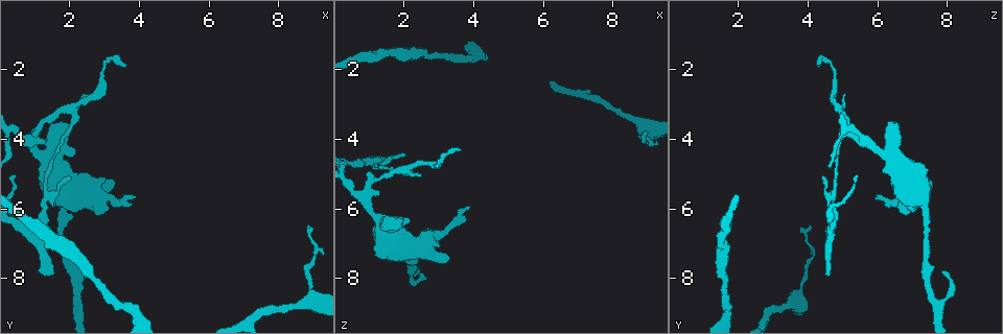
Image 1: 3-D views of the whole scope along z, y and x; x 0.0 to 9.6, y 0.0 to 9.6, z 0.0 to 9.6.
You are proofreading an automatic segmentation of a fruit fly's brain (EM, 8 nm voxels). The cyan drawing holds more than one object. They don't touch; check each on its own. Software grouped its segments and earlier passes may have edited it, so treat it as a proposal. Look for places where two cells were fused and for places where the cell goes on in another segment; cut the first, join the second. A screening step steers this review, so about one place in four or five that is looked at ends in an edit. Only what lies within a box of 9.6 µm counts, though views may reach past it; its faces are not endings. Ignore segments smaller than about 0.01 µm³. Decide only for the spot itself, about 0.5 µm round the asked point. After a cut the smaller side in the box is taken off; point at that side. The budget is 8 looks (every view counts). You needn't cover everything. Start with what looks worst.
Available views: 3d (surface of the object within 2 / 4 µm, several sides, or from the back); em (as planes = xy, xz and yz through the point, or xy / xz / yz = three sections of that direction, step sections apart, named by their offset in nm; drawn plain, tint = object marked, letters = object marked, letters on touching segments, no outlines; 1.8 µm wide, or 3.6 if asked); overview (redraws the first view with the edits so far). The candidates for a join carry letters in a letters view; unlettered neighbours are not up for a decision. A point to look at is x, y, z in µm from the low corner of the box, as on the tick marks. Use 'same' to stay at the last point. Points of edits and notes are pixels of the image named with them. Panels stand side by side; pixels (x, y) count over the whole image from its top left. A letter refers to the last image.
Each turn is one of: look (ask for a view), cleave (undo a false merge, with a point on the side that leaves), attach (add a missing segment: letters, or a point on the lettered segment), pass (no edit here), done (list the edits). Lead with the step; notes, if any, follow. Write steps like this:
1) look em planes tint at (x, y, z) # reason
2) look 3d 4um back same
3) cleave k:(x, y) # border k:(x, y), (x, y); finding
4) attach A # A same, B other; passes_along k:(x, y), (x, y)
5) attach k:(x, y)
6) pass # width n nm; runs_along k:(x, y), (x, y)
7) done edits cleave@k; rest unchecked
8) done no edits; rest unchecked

look 3d 4um at (2.50, 7.80, 7.85) # free end

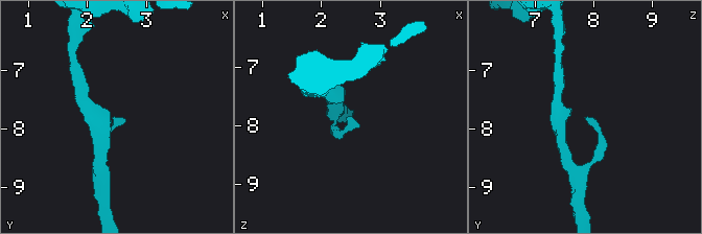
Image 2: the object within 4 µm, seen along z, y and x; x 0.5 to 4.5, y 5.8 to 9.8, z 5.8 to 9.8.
look em planes letters at (2.50, 7.85, 7.85) # need the tissue

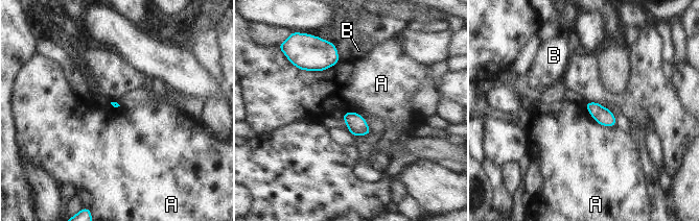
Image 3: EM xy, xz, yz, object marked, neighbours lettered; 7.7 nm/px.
pass # A other, B other; border 3:(338, 62), (324, 70), (294, 66); none of them fits

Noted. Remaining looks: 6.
look em yz step 8 tint at (1.55, 7.90, 4.50) # an open end

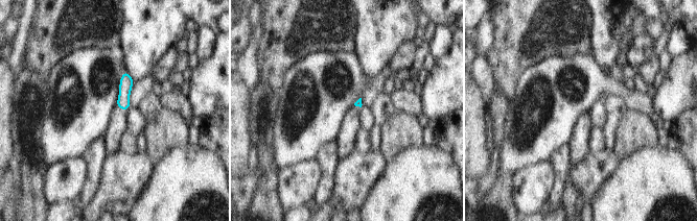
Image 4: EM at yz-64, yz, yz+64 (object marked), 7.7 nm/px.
look em planes letters same

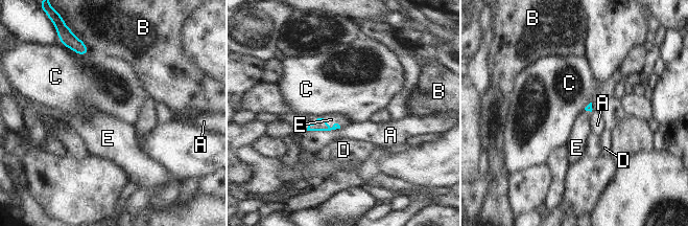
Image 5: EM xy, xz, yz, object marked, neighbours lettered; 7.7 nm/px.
attach E # A other, B other, C other, D other, E same; the cell continues

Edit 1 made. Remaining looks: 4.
look overview

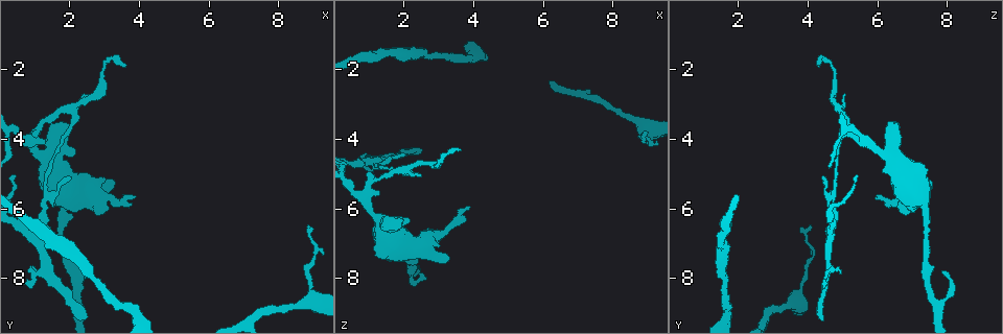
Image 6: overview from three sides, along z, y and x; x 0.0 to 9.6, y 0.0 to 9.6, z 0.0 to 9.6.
look em planes letters at (3.90, 5.65, 5.90) # free end

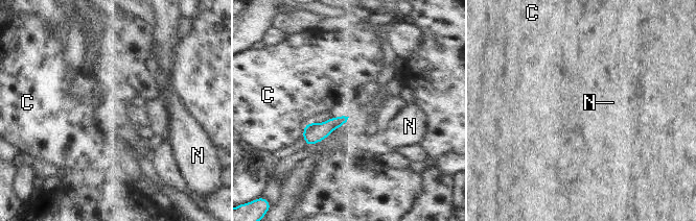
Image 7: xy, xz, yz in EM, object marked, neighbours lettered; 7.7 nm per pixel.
pass # C other, N other; no lettered segment goes on from it

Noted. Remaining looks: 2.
done edits attach@5; rest unchecked

